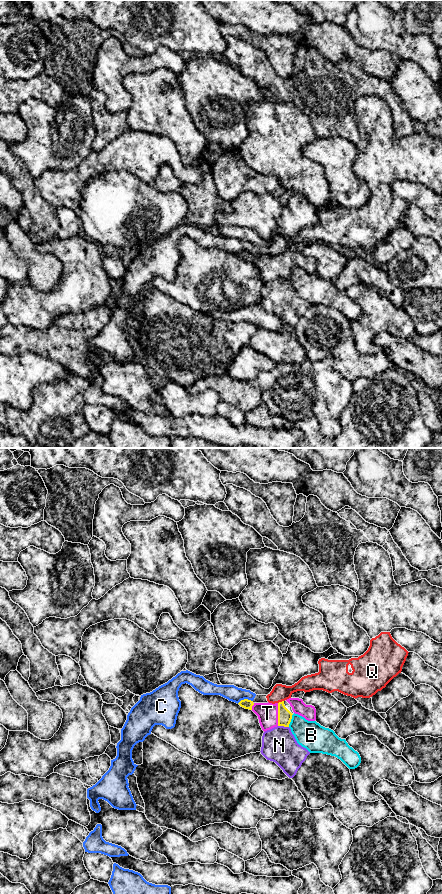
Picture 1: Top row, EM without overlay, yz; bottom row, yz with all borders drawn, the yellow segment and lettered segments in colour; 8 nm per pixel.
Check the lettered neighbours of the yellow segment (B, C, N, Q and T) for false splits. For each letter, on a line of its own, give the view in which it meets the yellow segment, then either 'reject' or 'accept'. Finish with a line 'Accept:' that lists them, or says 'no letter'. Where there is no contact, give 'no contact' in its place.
B: meets yellow in yz; reject
C: meets yellow in yz; reject
N: meets yellow in yz; reject
Q: meets yellow in yz; reject
T: meets yellow in yz; accept
Accept: T

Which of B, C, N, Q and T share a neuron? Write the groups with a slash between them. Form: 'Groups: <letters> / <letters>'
Groups: B / C Q / N / T

